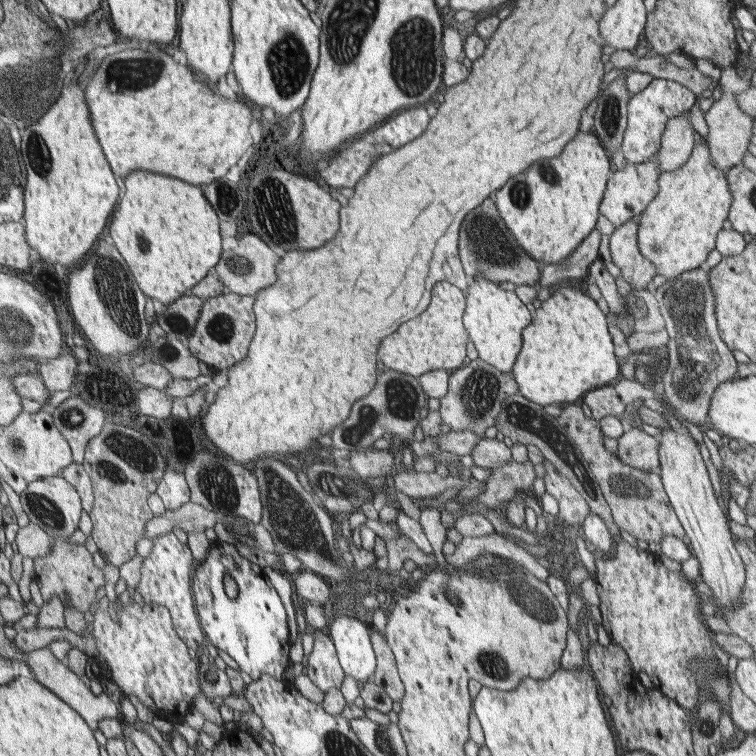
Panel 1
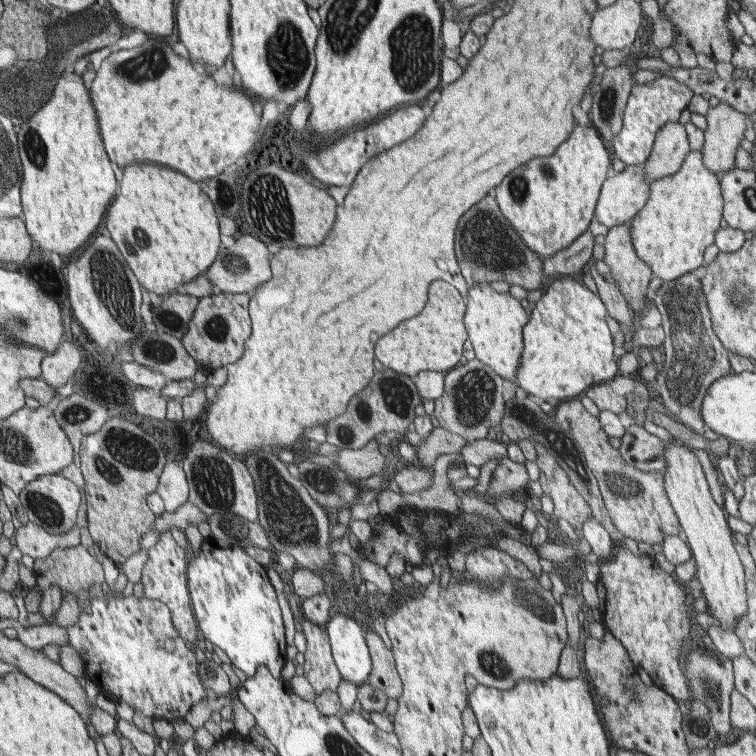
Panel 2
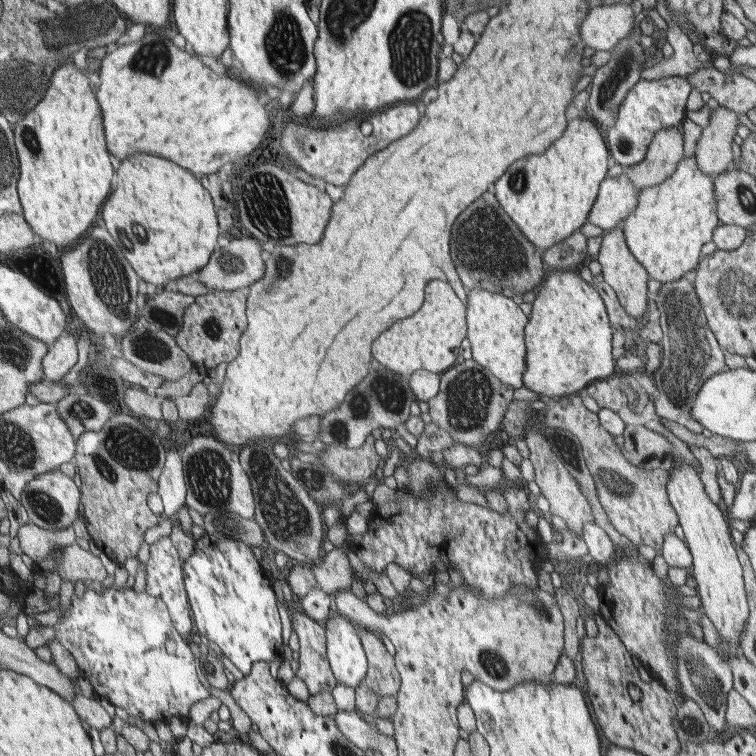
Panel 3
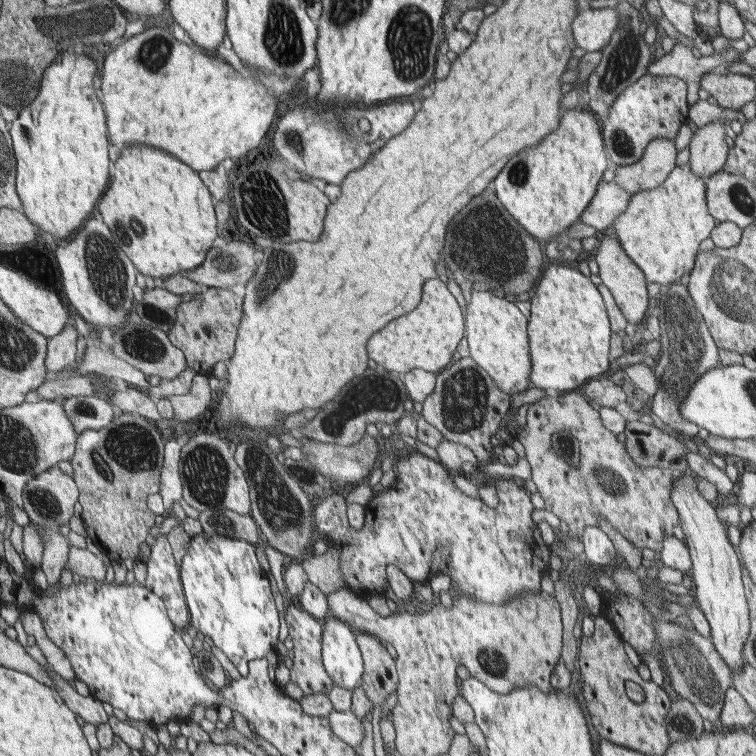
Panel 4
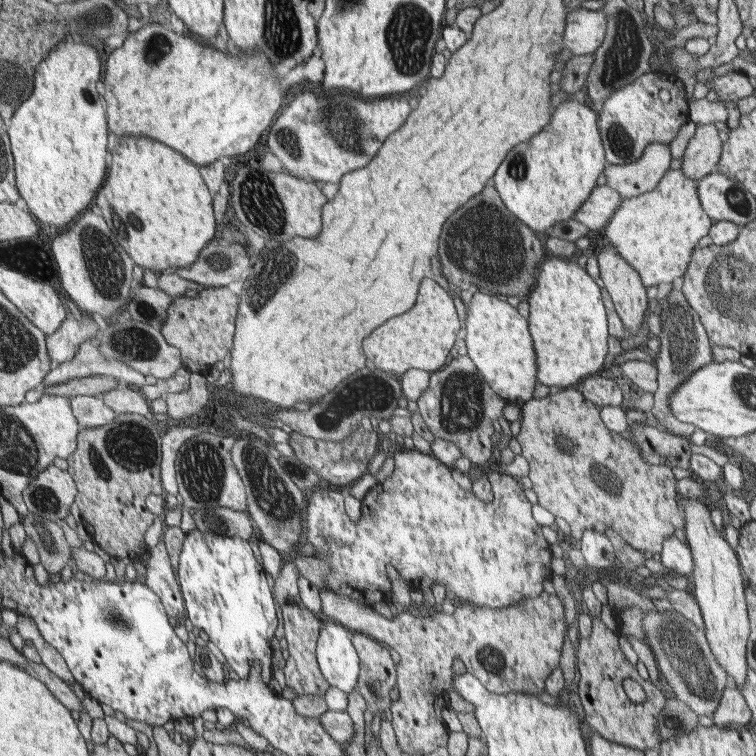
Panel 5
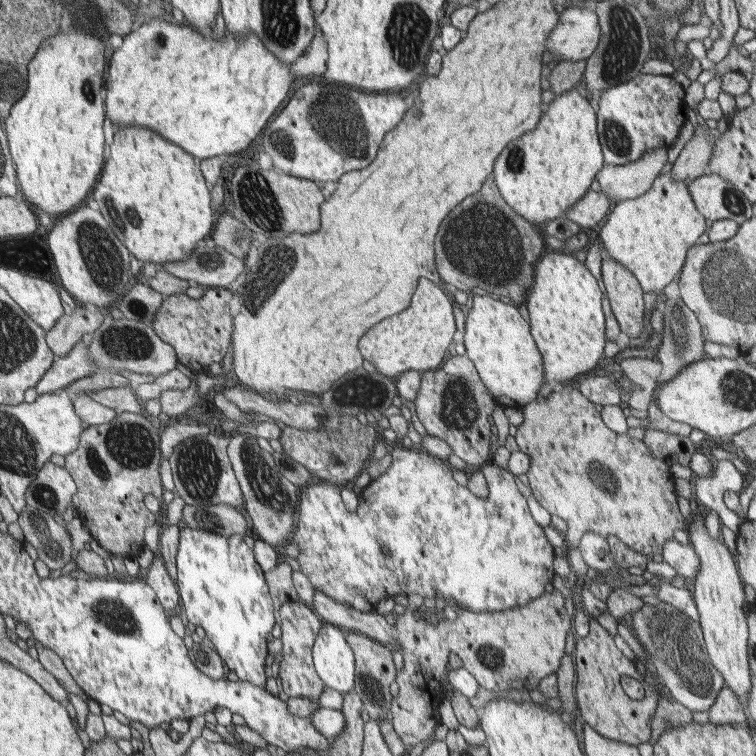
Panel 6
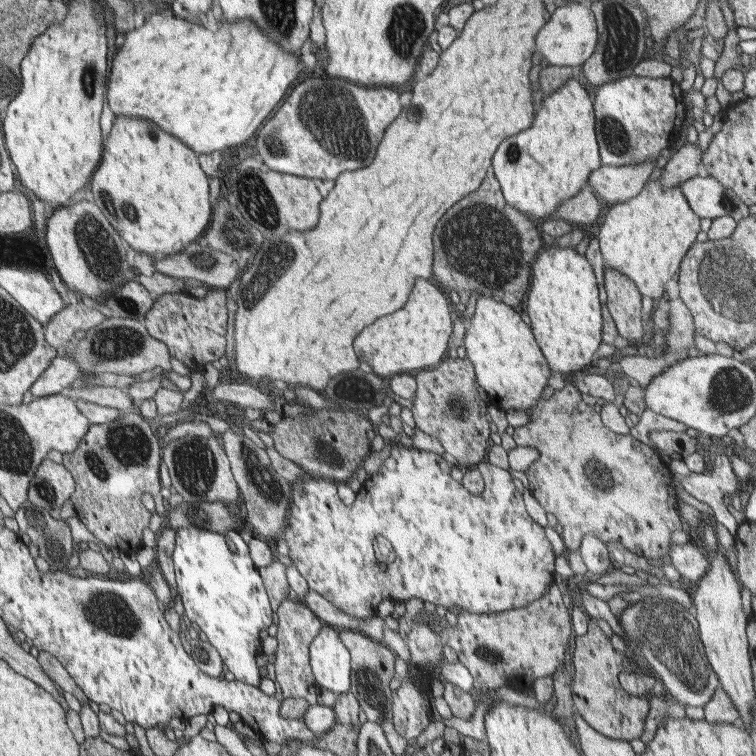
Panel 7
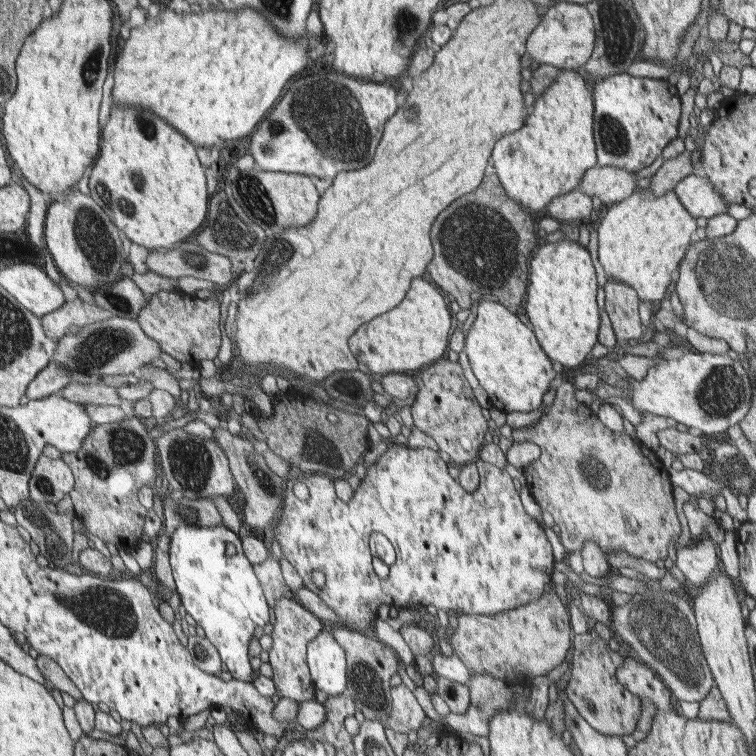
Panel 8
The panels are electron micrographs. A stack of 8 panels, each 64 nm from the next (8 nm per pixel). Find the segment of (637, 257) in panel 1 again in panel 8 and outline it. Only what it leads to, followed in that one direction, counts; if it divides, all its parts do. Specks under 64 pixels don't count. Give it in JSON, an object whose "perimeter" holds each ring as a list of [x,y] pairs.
{"perimeter":[[[608,279],[605,291],[605,310],[614,326],[617,344],[632,344],[632,338],[642,337],[642,324],[638,318],[640,300],[636,290]]]}

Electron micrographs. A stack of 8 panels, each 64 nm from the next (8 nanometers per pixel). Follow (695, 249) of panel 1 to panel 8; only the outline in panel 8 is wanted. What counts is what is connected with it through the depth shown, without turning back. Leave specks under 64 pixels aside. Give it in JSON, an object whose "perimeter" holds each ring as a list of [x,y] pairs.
{"perimeter":[[[652,188],[636,189],[628,198],[609,205],[608,212],[602,216],[597,230],[598,262],[603,266],[607,279],[634,288],[644,302],[662,301],[668,284],[672,282],[672,274],[679,270],[680,260],[685,258],[690,235],[697,227],[696,220],[686,210],[674,189],[662,196],[654,196]]]}

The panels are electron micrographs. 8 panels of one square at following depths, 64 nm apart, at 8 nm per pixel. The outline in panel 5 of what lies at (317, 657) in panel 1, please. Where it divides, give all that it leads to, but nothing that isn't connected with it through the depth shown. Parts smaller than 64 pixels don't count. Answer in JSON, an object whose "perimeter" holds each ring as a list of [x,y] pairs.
{"perimeter":[[[287,602],[282,605],[282,622],[284,622],[284,638],[288,642],[288,659],[283,666],[286,687],[294,690],[298,697],[303,695],[323,696],[331,685],[324,678],[324,674],[318,666],[316,645],[325,620],[298,602]]]}

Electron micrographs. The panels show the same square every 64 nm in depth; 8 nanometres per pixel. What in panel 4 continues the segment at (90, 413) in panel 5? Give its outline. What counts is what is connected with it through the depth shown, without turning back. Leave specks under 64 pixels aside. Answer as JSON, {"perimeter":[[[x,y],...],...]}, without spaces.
{"perimeter":[[[96,395],[71,396],[64,399],[62,405],[66,408],[66,415],[70,416],[78,435],[85,430],[100,430],[117,413],[116,408],[106,402],[106,396],[104,400],[102,396],[98,398]]]}

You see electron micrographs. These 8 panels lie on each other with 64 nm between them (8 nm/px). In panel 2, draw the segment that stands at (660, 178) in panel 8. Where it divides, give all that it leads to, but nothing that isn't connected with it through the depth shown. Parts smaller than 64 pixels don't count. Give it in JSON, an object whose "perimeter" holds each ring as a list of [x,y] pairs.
{"perimeter":[[[726,100],[709,108],[705,114],[707,127],[704,132],[702,160],[704,166],[721,175],[736,164],[737,148],[745,138],[744,132],[749,125],[750,116],[732,108]]]}

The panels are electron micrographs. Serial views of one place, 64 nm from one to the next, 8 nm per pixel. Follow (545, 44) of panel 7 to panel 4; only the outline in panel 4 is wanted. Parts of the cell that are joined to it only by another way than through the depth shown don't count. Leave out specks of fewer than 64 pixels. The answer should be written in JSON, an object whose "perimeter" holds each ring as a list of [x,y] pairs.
{"perimeter":[[[615,8],[580,10],[572,26],[574,42],[588,53],[601,51],[610,43],[618,23]]]}

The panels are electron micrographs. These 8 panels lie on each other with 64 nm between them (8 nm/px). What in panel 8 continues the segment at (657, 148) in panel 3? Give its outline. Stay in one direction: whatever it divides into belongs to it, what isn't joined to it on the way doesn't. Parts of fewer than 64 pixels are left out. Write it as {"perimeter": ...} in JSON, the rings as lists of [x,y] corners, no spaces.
{"perimeter":[[[596,166],[586,170],[578,190],[590,197],[598,196],[603,204],[611,205],[632,195],[637,185],[636,172],[614,166]]]}

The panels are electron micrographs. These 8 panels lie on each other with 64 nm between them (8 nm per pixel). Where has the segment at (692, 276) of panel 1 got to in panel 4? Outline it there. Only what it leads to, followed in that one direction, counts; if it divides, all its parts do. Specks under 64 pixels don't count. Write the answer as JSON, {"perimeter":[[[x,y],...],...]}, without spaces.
{"perimeter":[[[685,281],[676,282],[670,286],[666,297],[661,296],[659,299],[659,304],[661,306],[657,320],[660,327],[659,341],[662,351],[660,359],[654,367],[658,391],[652,397],[651,414],[661,418],[662,422],[670,426],[672,430],[694,437],[700,428],[694,422],[688,422],[682,418],[680,401],[688,395],[688,390],[702,373],[721,365],[718,350],[703,317],[690,297]]]}

